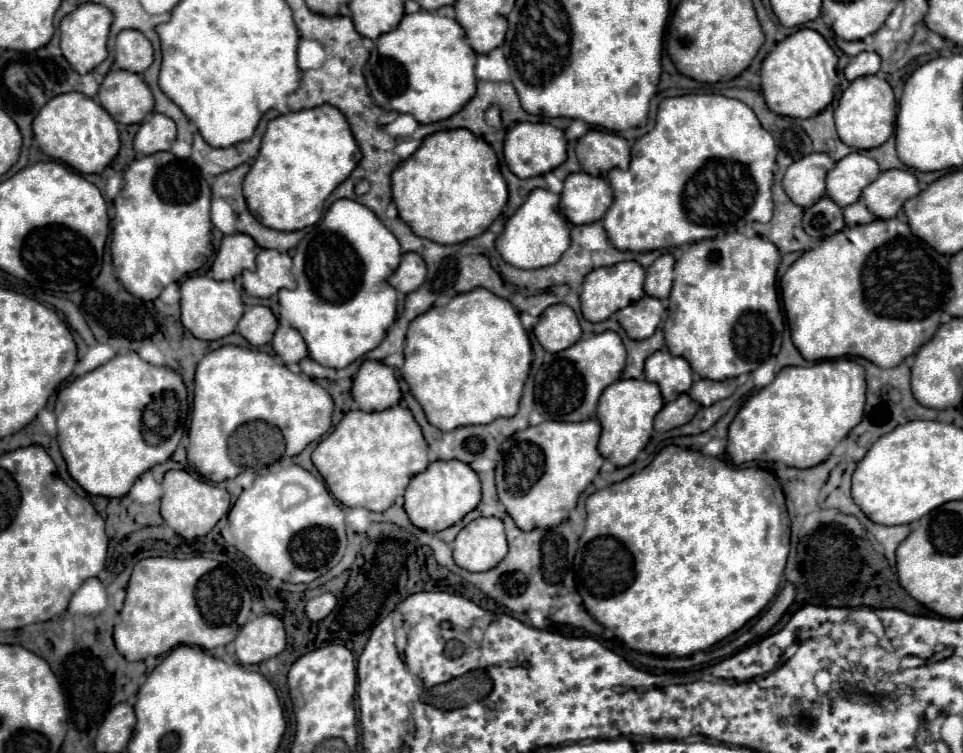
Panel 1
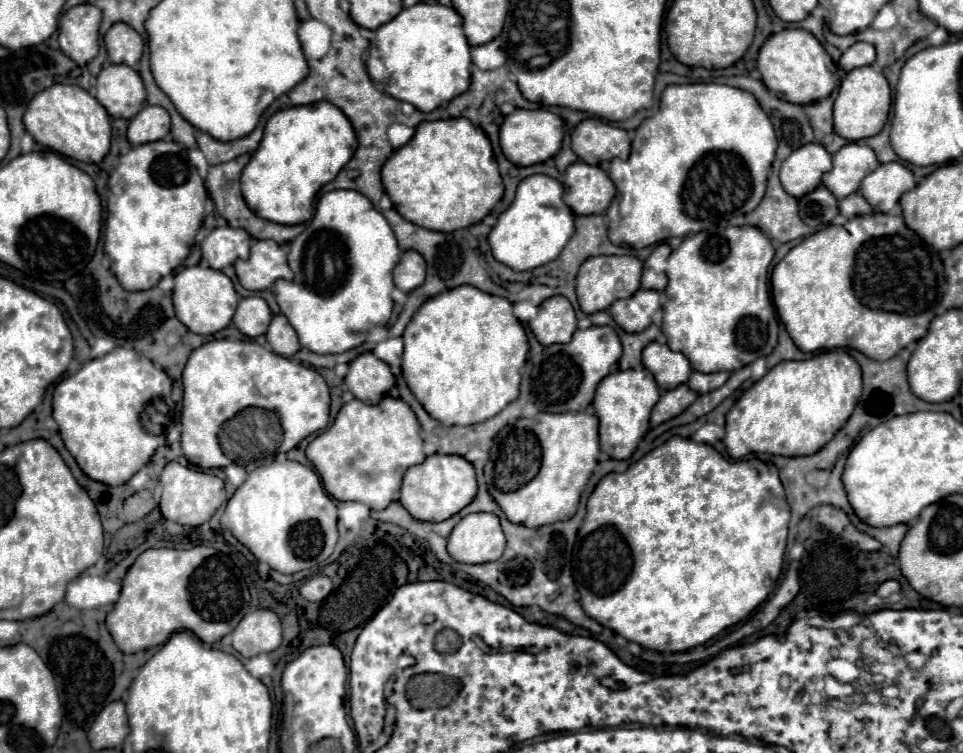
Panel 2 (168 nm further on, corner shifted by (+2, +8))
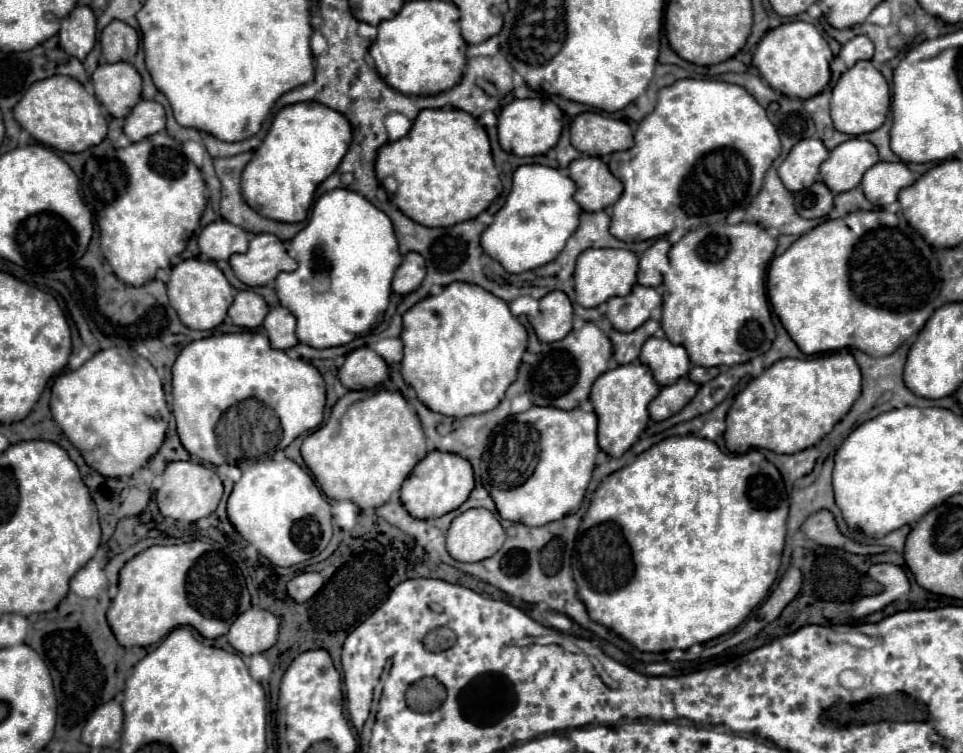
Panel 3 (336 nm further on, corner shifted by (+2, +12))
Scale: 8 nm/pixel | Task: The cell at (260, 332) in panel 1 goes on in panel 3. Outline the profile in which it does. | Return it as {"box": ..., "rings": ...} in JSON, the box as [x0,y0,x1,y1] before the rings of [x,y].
{"box":[228,290,270,328],"rings":[[[242,290],[236,294],[232,306],[228,308],[228,316],[232,318],[232,322],[236,326],[258,328],[262,324],[262,320],[266,318],[268,310],[270,308],[260,294],[252,292],[252,290]]]}

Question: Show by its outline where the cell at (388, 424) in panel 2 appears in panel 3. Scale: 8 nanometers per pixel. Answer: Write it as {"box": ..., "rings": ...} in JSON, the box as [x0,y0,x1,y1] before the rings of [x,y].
{"box":[302,390,426,510],"rings":[[[360,390],[348,392],[342,396],[326,424],[306,436],[302,442],[302,458],[310,472],[316,476],[322,492],[332,500],[352,500],[362,510],[378,508],[390,500],[394,492],[400,490],[404,478],[412,472],[412,468],[426,456],[426,436],[422,432],[420,420],[416,412],[408,406],[400,392],[390,390]]]}

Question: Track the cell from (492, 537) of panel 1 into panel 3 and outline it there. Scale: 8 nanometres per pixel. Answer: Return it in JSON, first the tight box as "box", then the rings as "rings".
{"box":[446,508,506,562],"rings":[[[472,508],[452,520],[446,548],[458,562],[480,562],[494,556],[506,540],[496,516],[486,508]]]}

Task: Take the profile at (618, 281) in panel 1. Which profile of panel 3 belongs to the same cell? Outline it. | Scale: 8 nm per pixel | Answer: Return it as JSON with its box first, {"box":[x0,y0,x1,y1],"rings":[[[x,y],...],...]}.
{"box":[576,248,638,308],"rings":[[[588,248],[578,256],[576,262],[576,302],[584,308],[596,308],[604,304],[612,296],[628,296],[632,286],[636,284],[636,272],[638,272],[638,256],[630,250],[594,250]]]}

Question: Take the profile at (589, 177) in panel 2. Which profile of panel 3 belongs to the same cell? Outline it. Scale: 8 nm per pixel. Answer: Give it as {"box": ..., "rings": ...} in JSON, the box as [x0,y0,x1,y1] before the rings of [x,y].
{"box":[568,156,622,212],"rings":[[[582,156],[568,166],[568,176],[576,182],[574,200],[586,212],[612,206],[622,194],[622,182],[614,178],[600,158]]]}

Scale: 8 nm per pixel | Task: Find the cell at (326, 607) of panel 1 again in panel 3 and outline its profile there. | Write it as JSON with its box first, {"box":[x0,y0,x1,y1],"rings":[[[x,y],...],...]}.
{"box":[288,572,324,602],"rings":[[[304,572],[298,574],[296,578],[292,578],[288,582],[288,594],[296,600],[296,602],[306,602],[310,600],[320,588],[324,586],[324,576],[318,572]]]}

